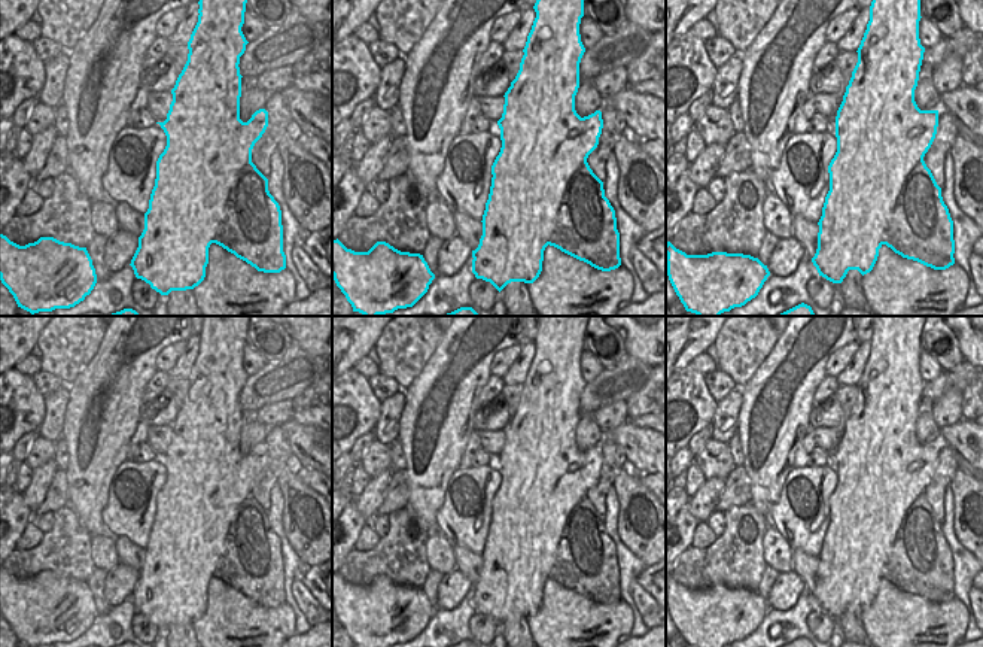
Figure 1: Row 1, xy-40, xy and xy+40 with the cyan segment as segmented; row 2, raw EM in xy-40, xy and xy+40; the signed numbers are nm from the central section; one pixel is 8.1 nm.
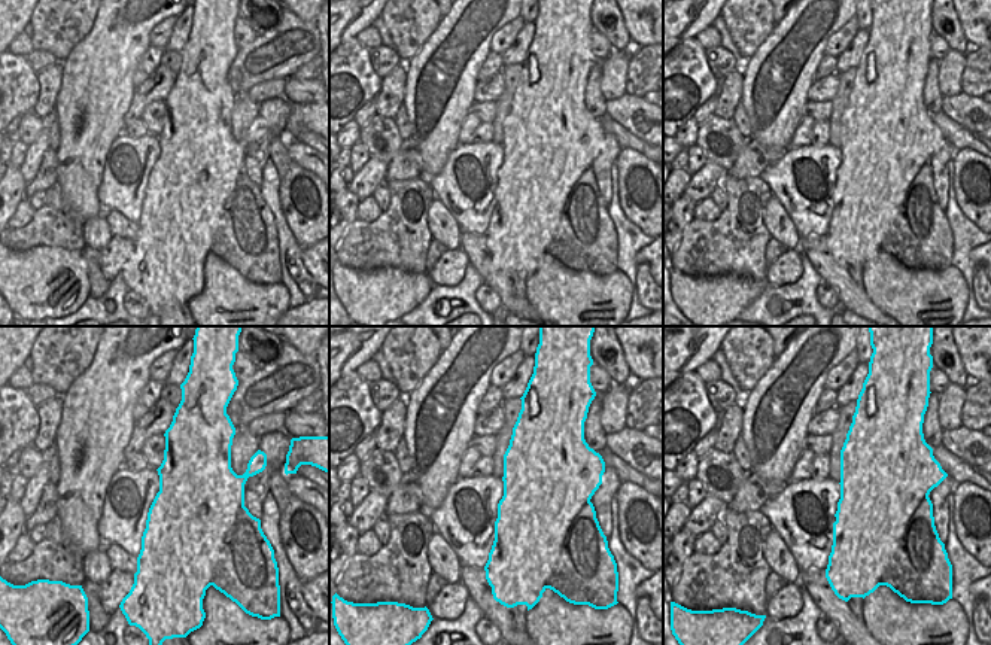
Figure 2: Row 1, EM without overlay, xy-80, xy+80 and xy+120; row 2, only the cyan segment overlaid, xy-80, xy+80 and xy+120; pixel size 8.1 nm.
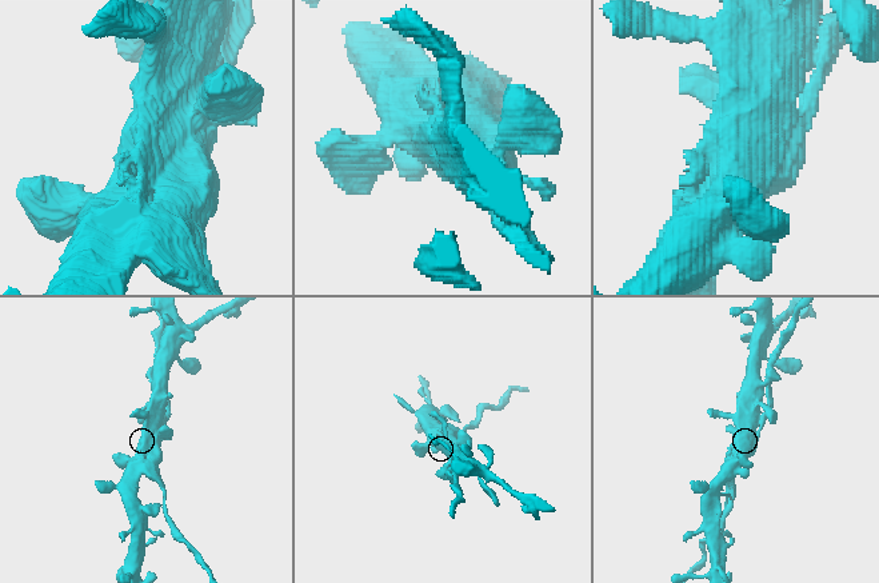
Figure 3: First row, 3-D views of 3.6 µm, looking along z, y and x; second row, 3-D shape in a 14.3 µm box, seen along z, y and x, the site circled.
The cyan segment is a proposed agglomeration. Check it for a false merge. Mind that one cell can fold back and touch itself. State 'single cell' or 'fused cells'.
fused cells

